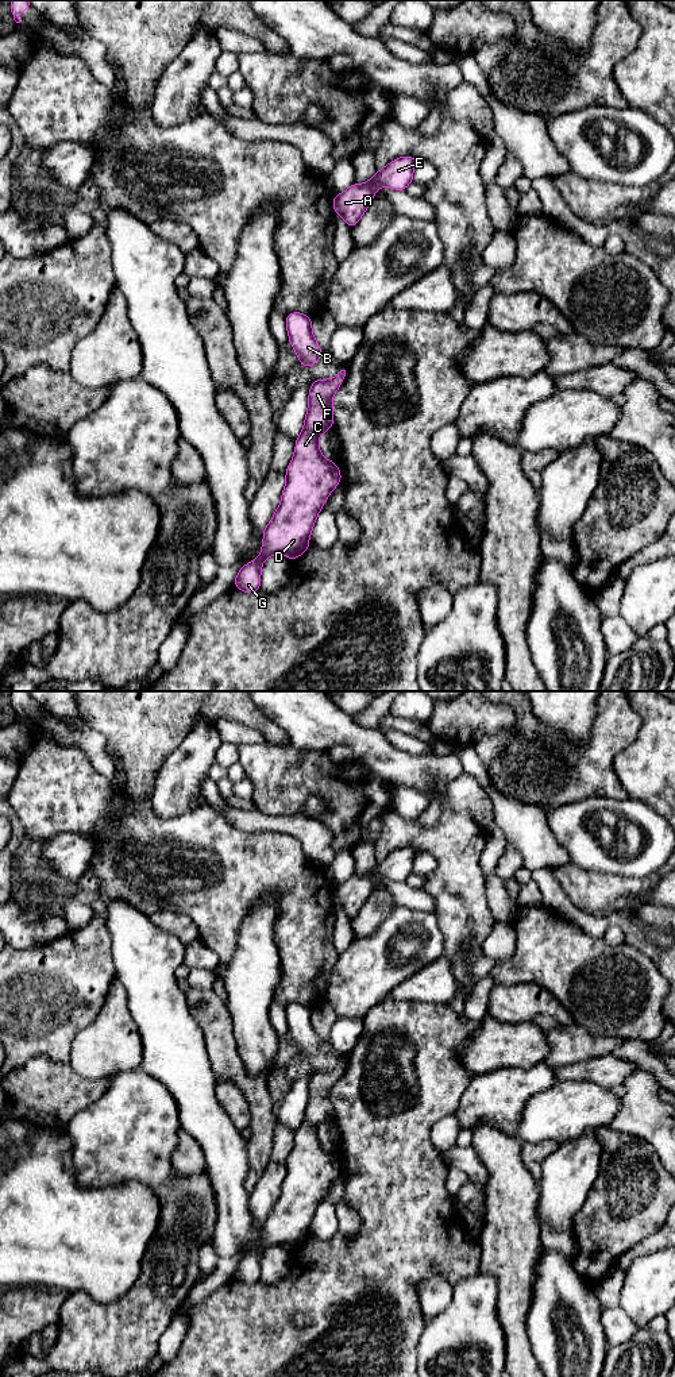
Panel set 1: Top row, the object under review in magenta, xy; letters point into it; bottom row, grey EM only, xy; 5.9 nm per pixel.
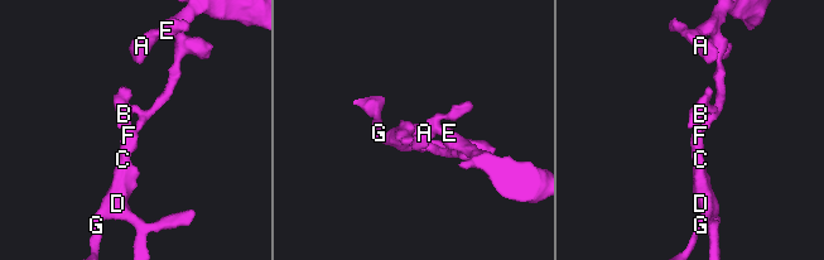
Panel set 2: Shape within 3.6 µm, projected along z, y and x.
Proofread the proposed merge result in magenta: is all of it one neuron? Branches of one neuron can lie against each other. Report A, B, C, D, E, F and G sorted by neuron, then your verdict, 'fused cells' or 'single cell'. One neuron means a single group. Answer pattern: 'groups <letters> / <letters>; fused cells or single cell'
groups A B C D E F G; single cell

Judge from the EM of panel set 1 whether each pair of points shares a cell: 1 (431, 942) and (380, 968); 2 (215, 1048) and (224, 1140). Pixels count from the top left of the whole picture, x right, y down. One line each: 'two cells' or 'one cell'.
1: one cell
2: two cells

